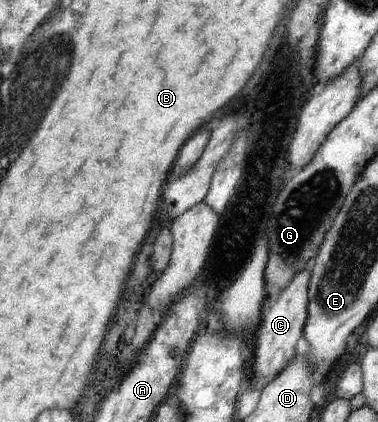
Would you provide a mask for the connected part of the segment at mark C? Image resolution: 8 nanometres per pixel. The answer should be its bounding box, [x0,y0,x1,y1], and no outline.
[253,266,310,388]

